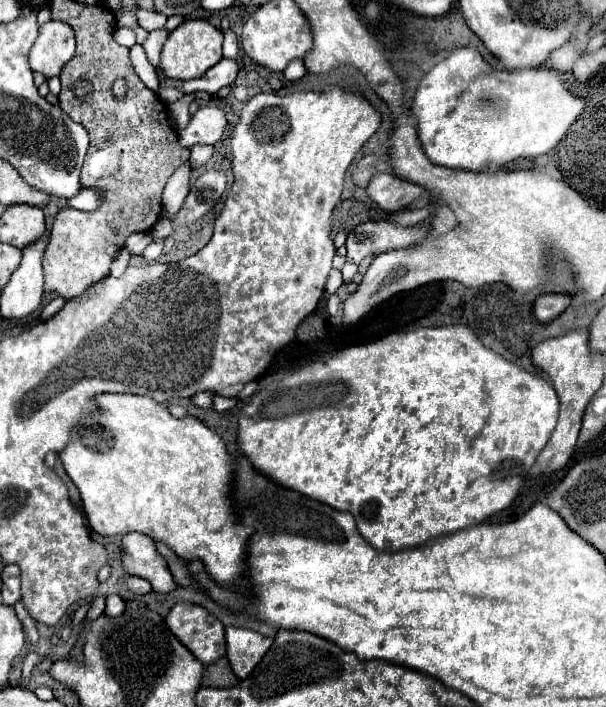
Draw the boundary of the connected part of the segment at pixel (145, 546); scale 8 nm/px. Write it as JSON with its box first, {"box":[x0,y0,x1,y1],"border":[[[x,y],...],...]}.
{"box":[122,532,176,592],"border":[[[132,532],[122,536],[122,564],[124,568],[140,578],[146,578],[154,592],[174,592],[176,590],[176,582],[170,574],[170,568],[166,564],[166,560],[162,558],[162,554],[156,550],[156,544],[152,538]]]}

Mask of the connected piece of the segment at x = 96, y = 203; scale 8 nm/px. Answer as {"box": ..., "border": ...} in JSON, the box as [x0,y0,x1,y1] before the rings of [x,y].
{"box":[66,188,100,210],"border":[[[90,188],[80,190],[76,196],[68,198],[66,202],[68,202],[68,206],[78,208],[78,210],[96,210],[96,208],[100,208],[100,196],[98,196],[98,192],[90,190]]]}

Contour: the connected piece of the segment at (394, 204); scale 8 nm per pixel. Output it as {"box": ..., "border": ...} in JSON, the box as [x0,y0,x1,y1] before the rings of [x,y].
{"box":[366,174,424,212],"border":[[[376,174],[368,186],[366,194],[384,210],[384,212],[398,212],[408,206],[412,200],[424,194],[420,186],[404,182],[392,174]]]}

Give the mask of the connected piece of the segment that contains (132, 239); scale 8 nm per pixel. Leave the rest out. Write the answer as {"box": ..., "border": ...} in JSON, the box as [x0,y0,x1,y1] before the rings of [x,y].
{"box":[124,234,152,254],"border":[[[130,234],[126,240],[124,240],[124,248],[132,254],[138,254],[142,252],[148,244],[152,242],[152,236],[150,234]]]}

